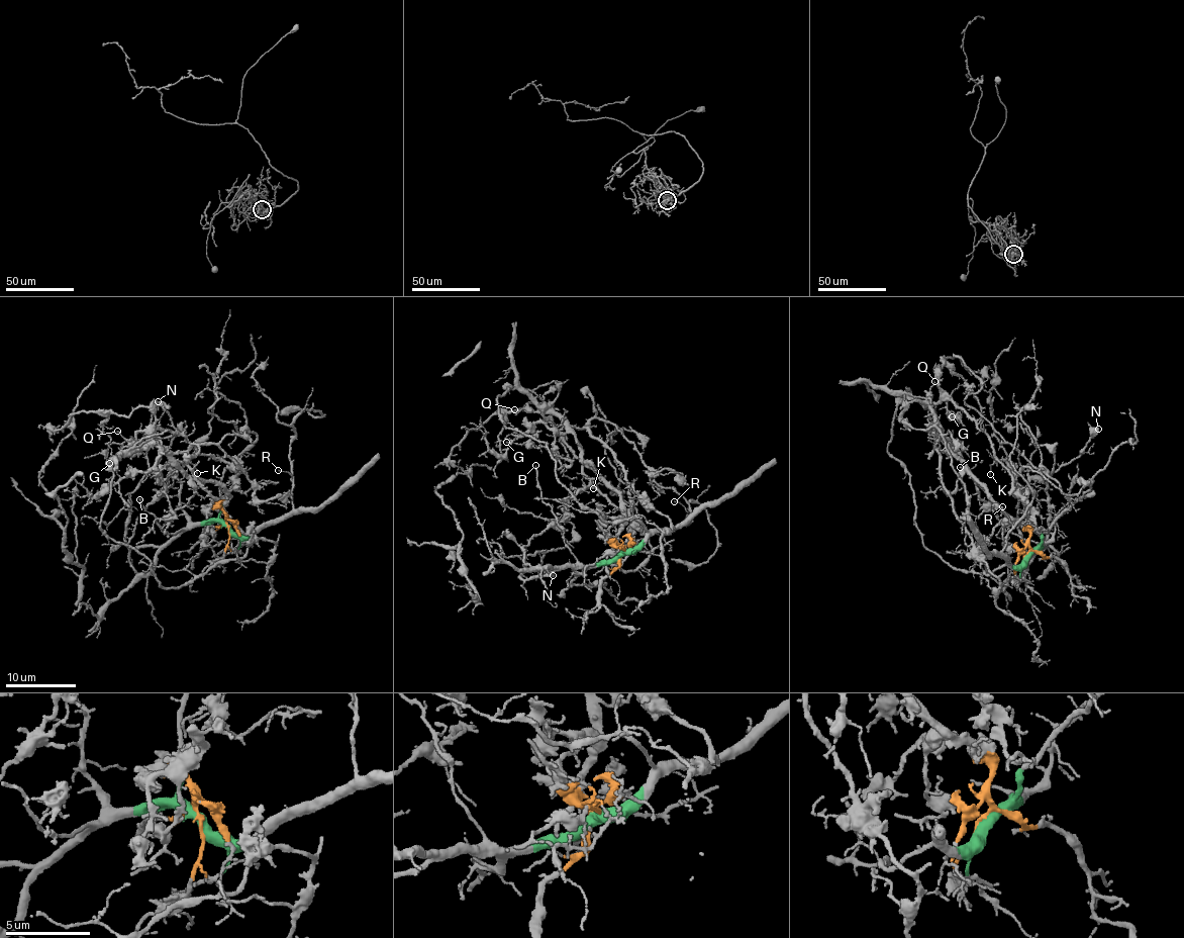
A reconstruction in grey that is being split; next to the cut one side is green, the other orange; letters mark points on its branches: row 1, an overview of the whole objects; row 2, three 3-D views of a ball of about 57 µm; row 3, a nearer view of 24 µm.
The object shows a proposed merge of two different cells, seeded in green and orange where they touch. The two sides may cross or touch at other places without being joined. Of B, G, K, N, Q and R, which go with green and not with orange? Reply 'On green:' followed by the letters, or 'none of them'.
On green: B, N, R

